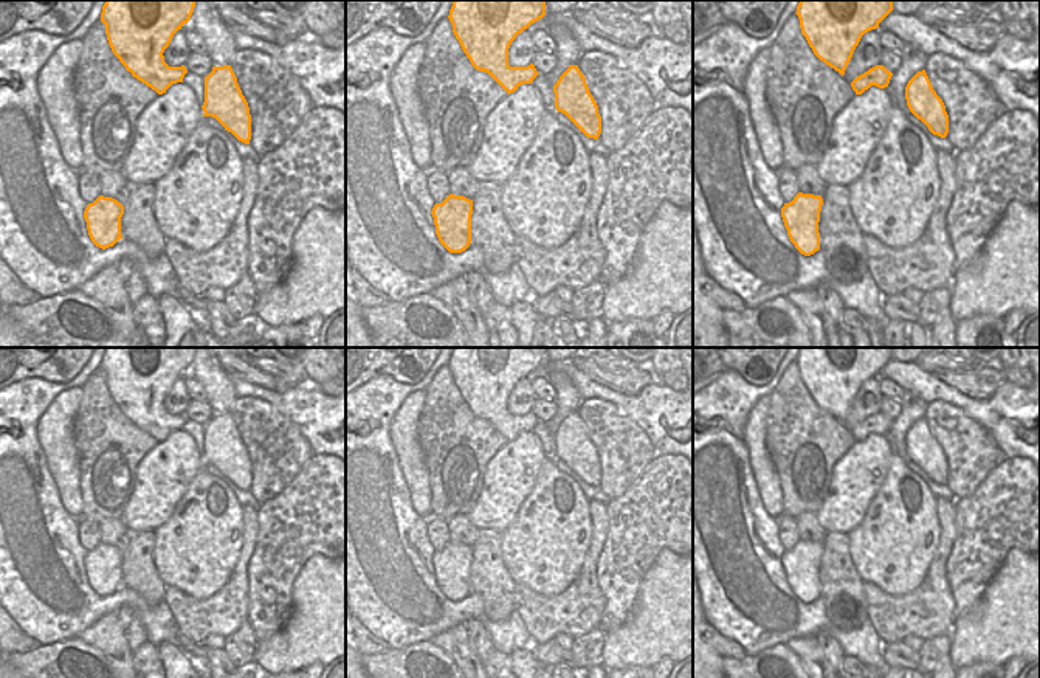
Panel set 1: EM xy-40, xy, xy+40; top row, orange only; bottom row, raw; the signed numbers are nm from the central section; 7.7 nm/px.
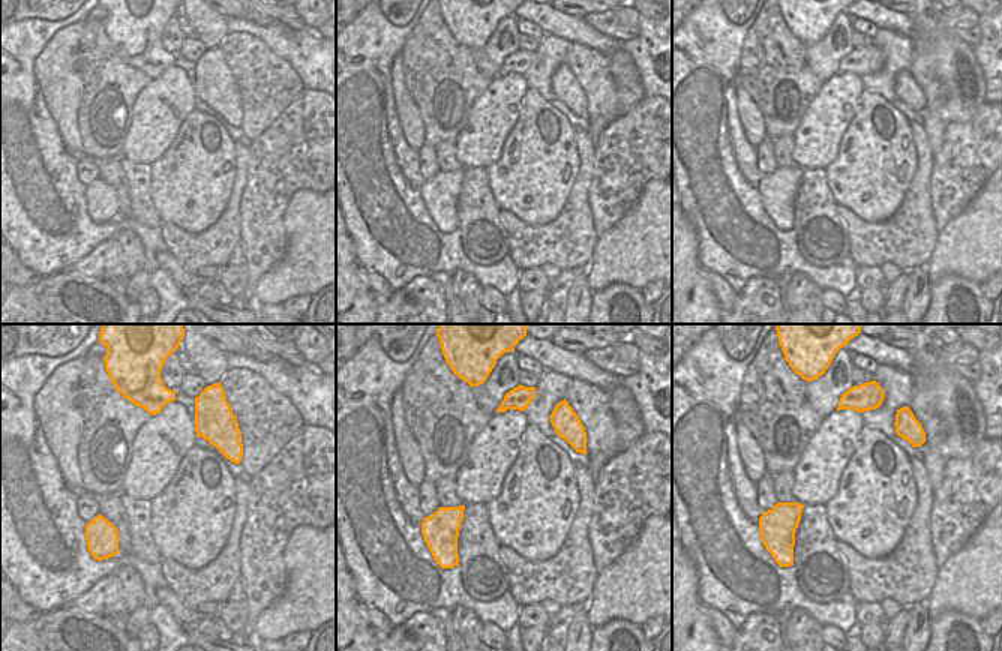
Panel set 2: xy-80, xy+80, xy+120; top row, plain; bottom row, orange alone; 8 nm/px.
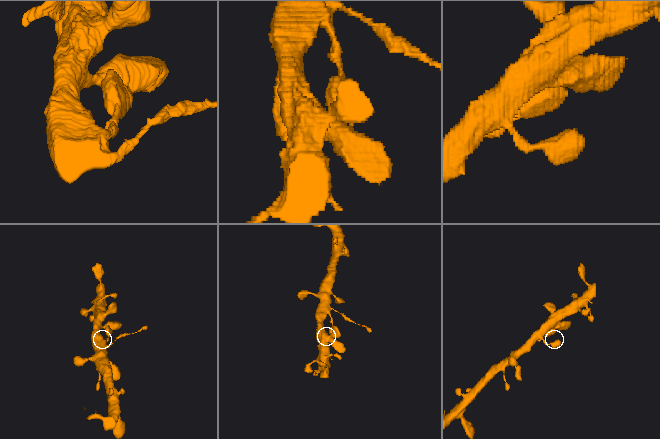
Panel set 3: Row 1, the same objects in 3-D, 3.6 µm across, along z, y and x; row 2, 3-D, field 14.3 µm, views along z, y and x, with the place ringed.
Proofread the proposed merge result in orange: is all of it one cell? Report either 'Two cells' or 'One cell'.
One cell

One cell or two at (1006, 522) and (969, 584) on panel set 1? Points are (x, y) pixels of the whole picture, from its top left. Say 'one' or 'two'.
one

